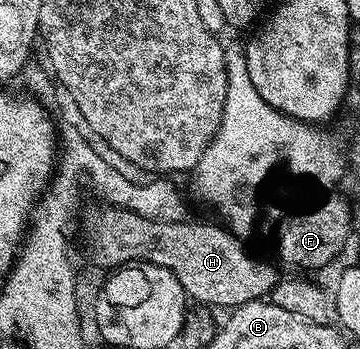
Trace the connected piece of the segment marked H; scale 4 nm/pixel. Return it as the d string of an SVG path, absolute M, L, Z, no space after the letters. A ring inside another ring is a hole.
M97 203L79 215L81 243L97 267L116 269L130 261L165 267L175 273L179 285L194 304L208 305L213 309L241 307L244 303L268 296L279 282L279 274L271 264L256 259L241 244L244 242L238 236L216 222L158 221L134 215L123 207Z

